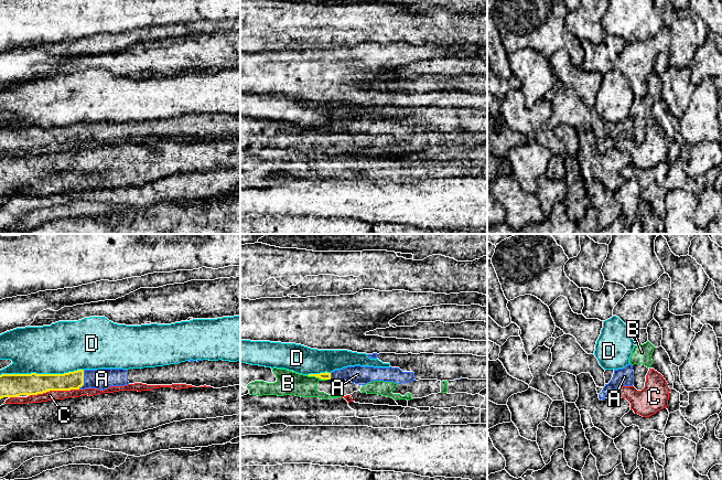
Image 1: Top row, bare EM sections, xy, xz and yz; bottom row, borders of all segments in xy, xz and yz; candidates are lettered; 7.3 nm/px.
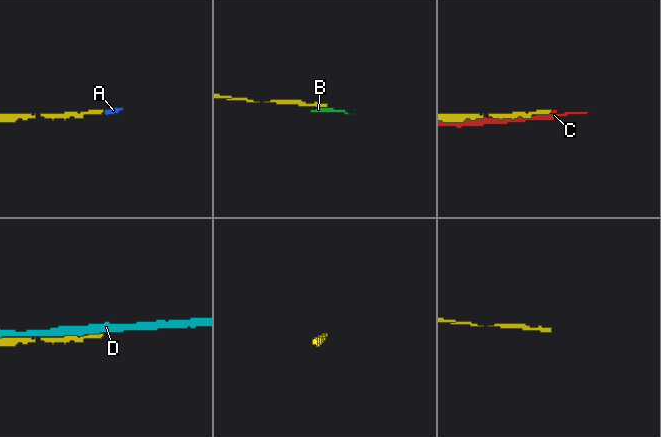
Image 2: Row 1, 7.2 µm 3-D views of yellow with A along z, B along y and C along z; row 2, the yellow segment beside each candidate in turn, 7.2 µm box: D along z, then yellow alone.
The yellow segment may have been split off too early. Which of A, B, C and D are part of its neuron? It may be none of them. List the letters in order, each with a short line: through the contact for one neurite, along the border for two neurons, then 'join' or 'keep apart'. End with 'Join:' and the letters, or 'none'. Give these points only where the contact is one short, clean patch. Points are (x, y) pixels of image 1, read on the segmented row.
A: line xy (74, 380), (83, 380), (101, 379); join
B: line xz (306, 375), (326, 380); keep apart
C: keep apart
D: keep apart
Join: A

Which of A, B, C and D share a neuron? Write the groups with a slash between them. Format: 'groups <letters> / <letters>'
groups A / B / C / D

